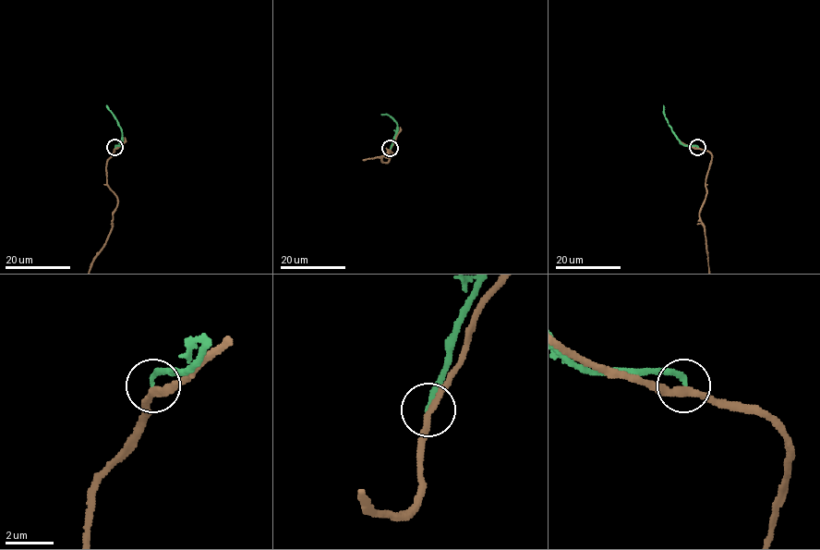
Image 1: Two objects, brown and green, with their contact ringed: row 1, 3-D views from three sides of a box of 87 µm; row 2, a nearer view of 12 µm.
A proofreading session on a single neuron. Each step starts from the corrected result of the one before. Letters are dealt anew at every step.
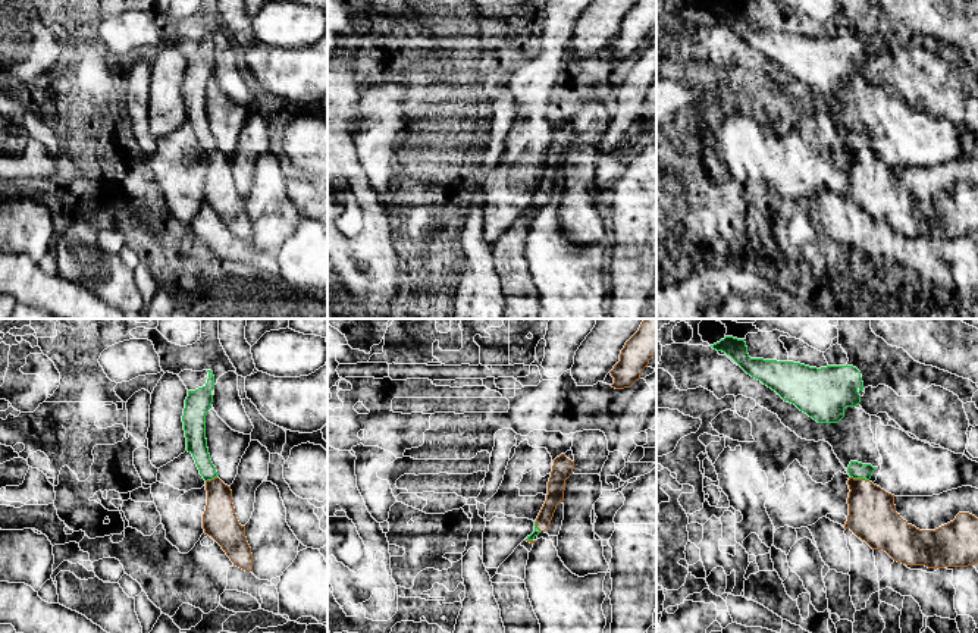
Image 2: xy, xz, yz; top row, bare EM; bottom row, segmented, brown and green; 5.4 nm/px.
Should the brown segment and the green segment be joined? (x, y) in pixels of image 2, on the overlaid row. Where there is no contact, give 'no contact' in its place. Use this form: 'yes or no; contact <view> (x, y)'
no; contact yz (859, 479)

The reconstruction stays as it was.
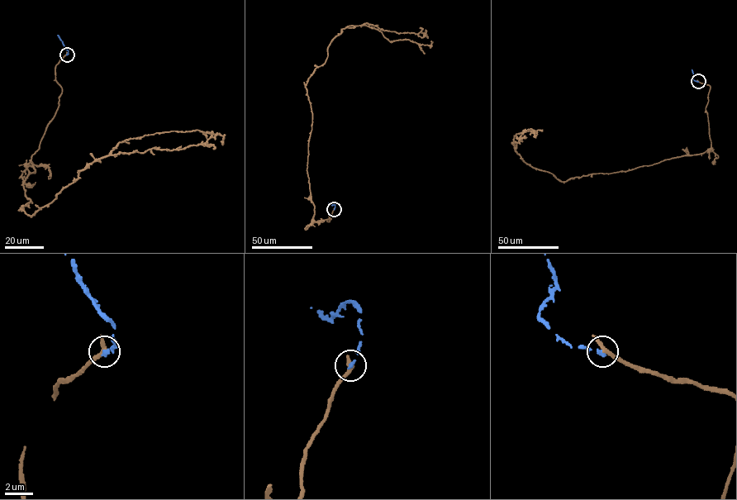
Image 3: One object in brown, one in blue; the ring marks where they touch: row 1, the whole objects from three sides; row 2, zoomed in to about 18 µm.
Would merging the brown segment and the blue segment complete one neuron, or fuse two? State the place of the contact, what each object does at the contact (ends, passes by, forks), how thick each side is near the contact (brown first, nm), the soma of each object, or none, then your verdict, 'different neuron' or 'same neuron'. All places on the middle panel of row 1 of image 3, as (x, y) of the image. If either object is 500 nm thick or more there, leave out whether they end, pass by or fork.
at (334, 209); brown passes by; blue ends there; 240 nm thick on the brown side, 240 nm on the other; no cell body on brown; no cell body on blue; different neuron

